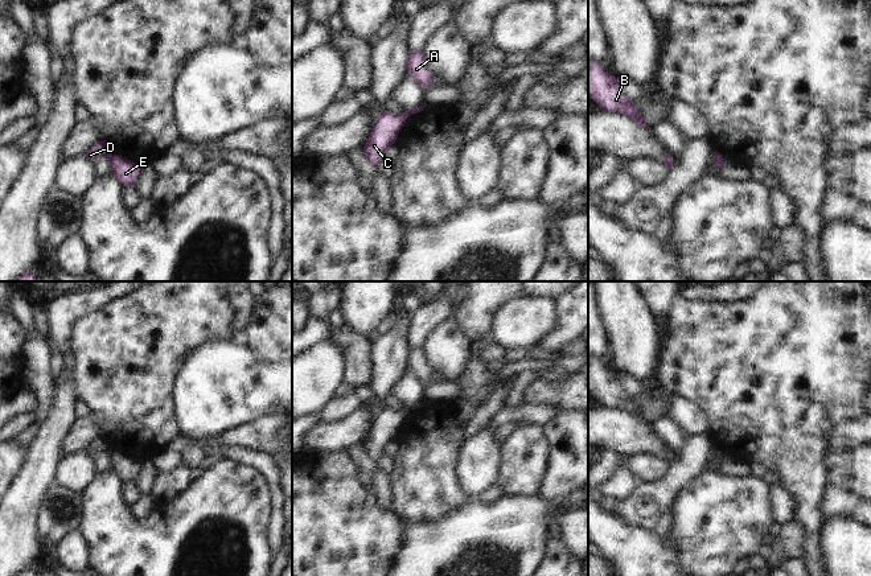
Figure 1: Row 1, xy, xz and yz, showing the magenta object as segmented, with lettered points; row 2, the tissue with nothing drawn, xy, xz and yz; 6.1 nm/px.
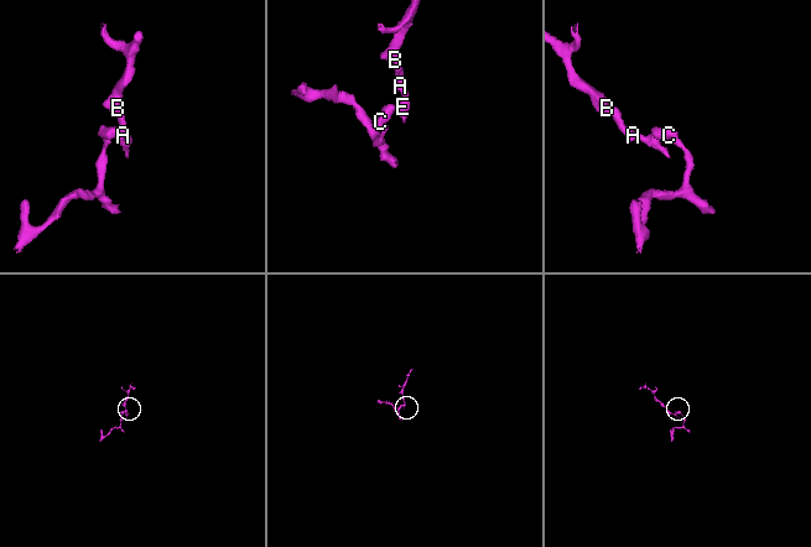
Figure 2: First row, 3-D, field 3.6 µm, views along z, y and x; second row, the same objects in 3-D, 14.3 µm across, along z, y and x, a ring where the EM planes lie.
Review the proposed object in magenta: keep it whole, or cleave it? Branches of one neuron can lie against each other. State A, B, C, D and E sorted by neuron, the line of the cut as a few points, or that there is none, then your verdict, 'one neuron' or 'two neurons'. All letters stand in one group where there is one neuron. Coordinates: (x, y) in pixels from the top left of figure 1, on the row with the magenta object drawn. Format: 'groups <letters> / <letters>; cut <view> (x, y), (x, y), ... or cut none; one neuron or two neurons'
groups A B E / C D; cut xz (406, 111), (409, 115); two neurons

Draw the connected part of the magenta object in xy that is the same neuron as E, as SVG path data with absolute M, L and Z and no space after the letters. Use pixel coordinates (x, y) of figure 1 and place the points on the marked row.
M111 155L110 164L112 169L112 176L124 186L133 186L140 172L141 166L135 164L133 161Z

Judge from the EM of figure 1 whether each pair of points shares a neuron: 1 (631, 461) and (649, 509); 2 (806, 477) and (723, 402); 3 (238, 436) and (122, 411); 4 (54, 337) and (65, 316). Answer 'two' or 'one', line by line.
1: two
2: one
3: two
4: one

